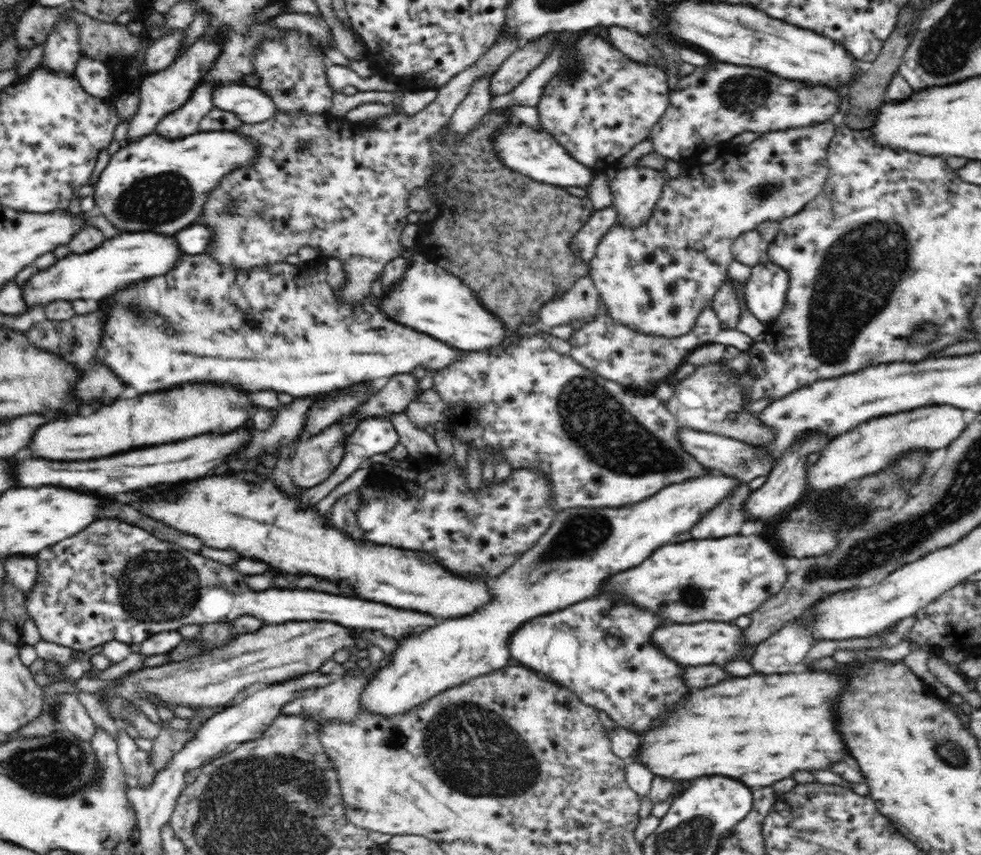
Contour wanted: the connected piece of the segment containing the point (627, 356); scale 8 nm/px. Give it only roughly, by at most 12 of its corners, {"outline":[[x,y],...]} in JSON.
{"outline":[[602,300],[571,357],[635,395],[652,394],[699,346],[746,352],[710,304],[679,337],[634,331]]}

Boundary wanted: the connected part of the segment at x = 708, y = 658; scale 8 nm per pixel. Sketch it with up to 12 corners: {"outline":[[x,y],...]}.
{"outline":[[667,623],[652,643],[682,666],[750,658],[733,623]]}

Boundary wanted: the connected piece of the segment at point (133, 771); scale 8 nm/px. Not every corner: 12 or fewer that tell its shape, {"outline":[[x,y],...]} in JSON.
{"outline":[[124,729],[115,738],[123,770],[134,786],[153,783],[150,754]]}

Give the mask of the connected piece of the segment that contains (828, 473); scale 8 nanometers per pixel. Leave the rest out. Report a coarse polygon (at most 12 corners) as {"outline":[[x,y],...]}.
{"outline":[[948,404],[867,420],[807,468],[828,490],[908,450],[938,450],[964,430]]}

